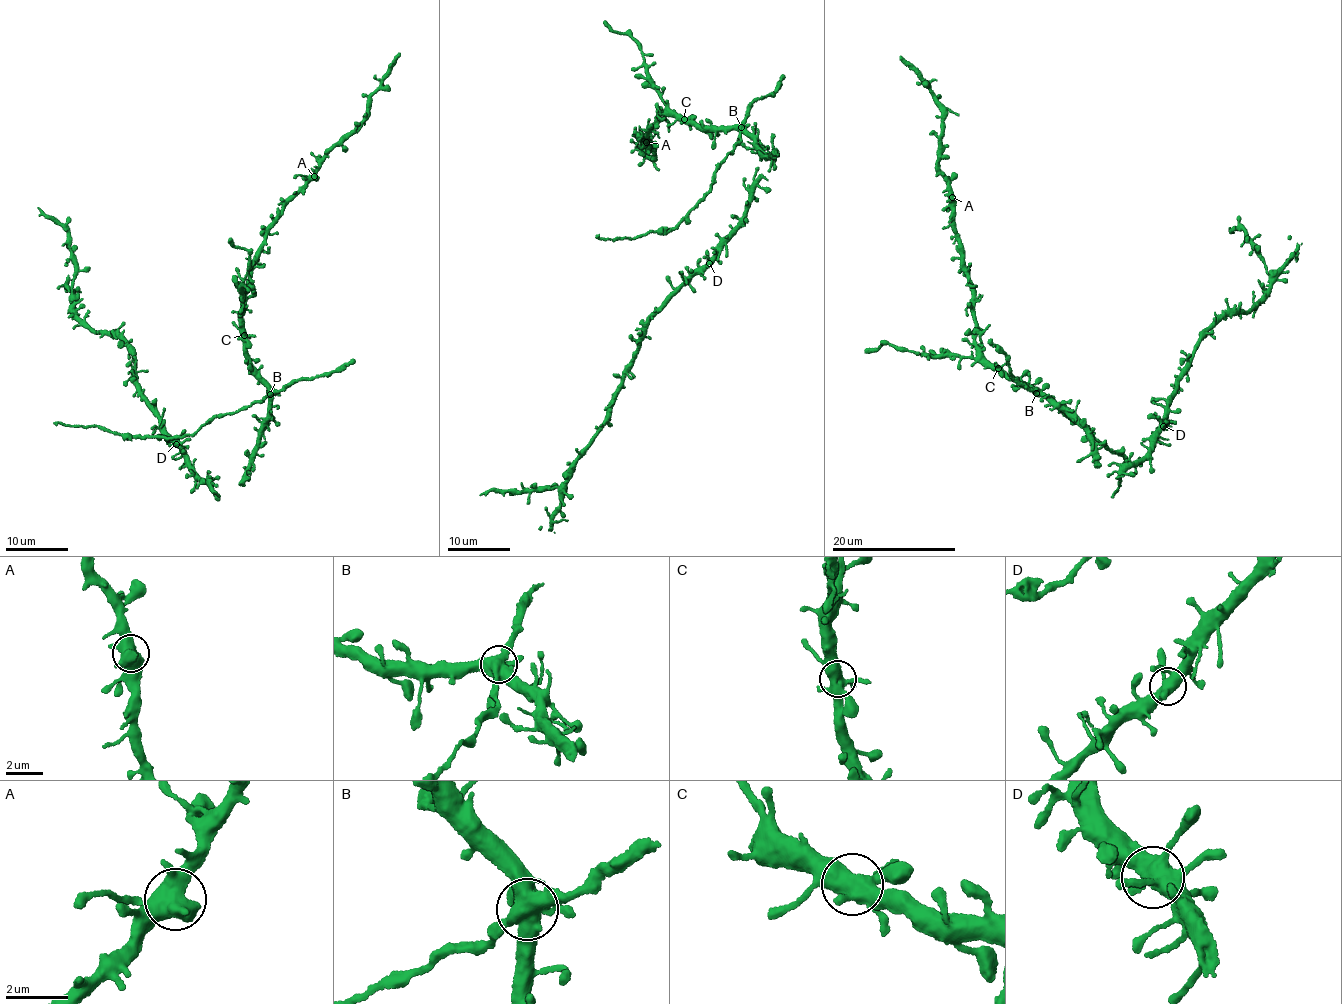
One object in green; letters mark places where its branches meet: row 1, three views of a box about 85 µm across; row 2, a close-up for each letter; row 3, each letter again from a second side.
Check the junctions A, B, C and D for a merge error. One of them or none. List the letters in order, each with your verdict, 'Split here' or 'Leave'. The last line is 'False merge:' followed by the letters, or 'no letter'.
A: Leave
B: Split here
C: Leave
D: Leave
False merge: B

